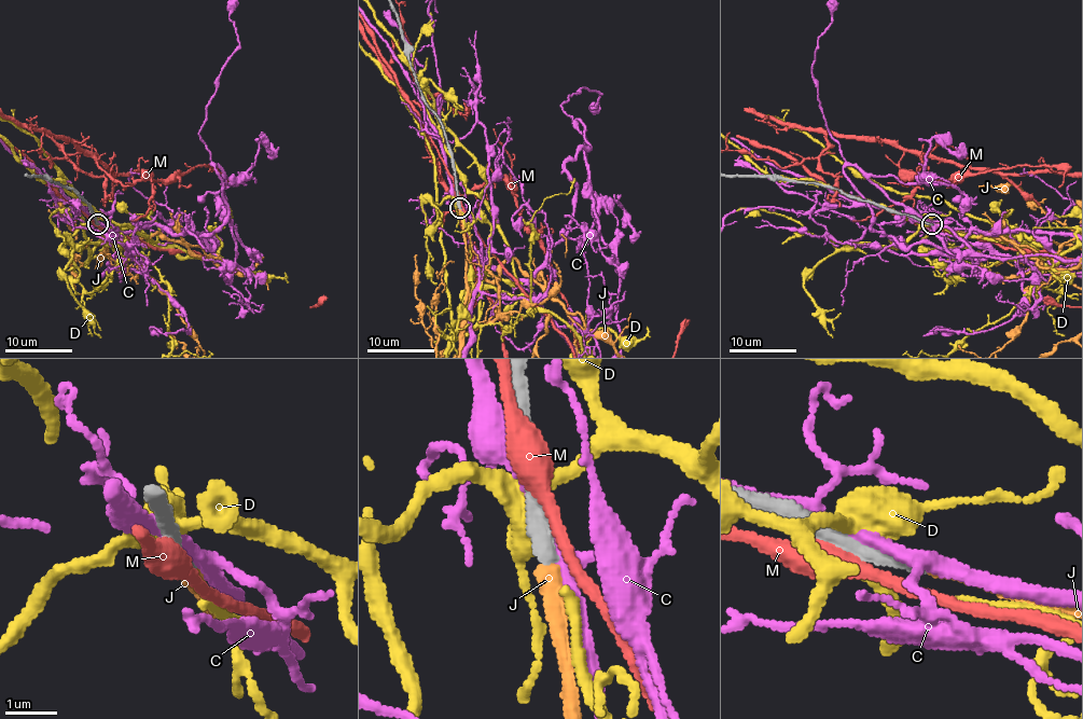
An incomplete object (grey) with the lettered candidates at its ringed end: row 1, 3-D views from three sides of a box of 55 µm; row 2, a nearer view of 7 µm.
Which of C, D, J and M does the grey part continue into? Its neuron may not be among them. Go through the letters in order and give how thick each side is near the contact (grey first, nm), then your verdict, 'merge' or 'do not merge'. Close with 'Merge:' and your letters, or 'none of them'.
C: 320 nm thick on the grey side, 280 nm on the other; do not merge
D: 320 nm thick on the grey side, 400 nm on the other; do not merge
J: 320 nm thick on the grey side, 300 nm on the other; merge
M: 320 nm thick on the grey side, 420 nm on the other; do not merge
Merge: J

